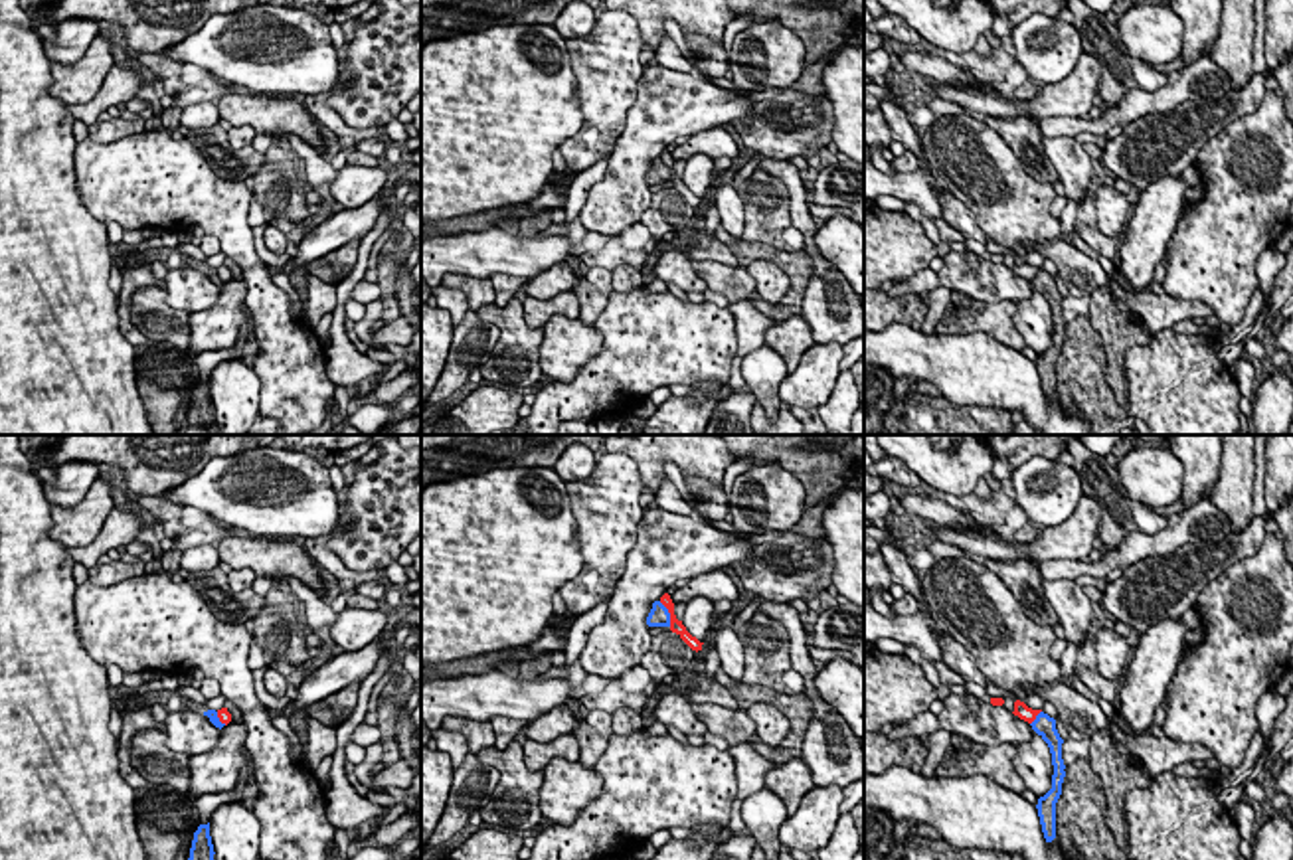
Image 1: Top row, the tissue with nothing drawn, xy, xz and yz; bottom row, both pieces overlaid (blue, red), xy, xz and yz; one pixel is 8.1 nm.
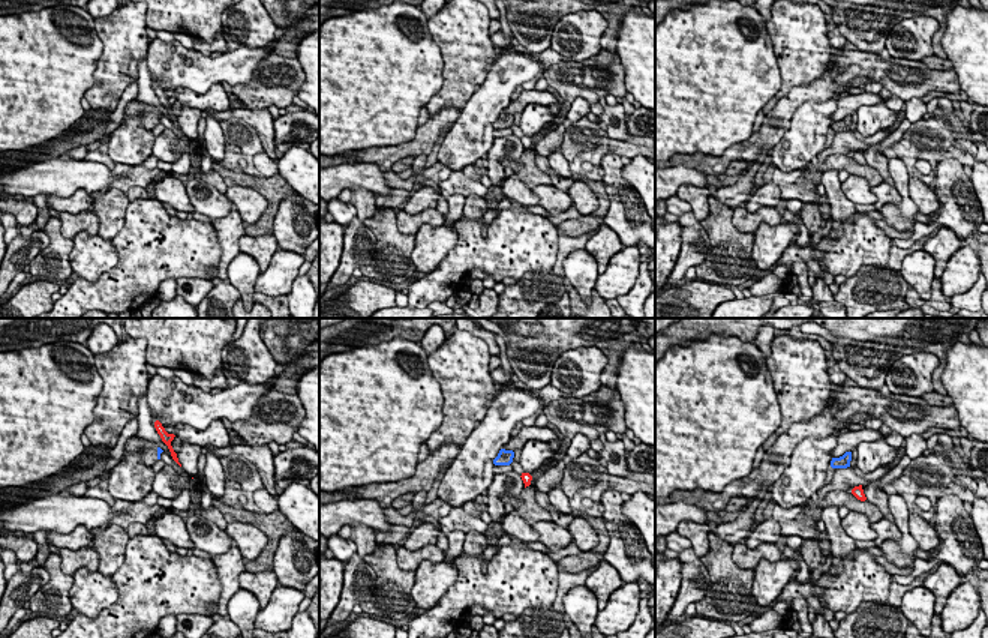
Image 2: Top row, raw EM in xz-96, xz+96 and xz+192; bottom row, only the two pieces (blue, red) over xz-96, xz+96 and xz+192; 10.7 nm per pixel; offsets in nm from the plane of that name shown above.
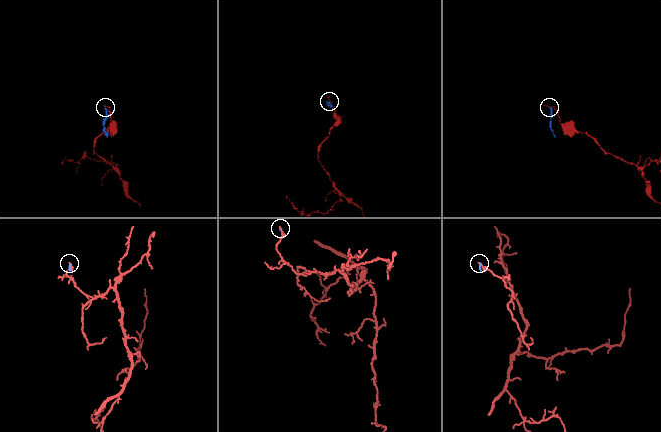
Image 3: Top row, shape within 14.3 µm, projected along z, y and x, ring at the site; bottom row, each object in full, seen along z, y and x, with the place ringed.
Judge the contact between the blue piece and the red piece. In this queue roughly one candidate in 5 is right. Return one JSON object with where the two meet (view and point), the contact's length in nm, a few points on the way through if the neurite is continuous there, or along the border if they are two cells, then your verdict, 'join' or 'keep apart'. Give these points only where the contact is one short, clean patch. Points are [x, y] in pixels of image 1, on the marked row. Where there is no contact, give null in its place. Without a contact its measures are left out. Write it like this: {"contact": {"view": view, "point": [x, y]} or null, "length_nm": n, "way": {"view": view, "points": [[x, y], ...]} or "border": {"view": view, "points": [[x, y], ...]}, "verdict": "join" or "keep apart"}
{"contact": {"view": "xz", "point": [669, 613]}, "length_nm": 240, "border": {"view": "xz", "points": [[659, 602], [667, 609], [671, 625]]}, "verdict": "keep apart"}

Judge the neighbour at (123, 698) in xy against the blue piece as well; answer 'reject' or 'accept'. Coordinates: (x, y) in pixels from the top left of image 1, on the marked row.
accept

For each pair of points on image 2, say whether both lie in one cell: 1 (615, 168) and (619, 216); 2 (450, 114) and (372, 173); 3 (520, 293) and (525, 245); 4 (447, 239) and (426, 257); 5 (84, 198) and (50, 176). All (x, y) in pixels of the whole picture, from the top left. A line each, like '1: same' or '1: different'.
1: same
2: different
3: different
4: same
5: different

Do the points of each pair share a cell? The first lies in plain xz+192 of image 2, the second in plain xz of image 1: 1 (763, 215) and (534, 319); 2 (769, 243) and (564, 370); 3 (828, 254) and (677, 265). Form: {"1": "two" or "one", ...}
{"1": "one", "2": "one", "3": "two"}

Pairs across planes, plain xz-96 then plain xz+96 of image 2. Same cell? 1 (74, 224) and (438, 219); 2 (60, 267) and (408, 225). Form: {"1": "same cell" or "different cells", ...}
{"1": "same cell", "2": "different cells"}

